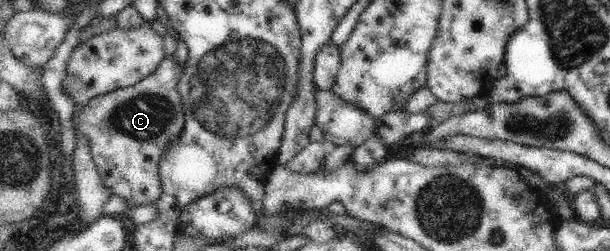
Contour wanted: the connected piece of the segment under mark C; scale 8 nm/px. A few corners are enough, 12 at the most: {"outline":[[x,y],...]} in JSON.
{"outline":[[174,55],[72,121],[111,195],[162,195],[184,129]]}

